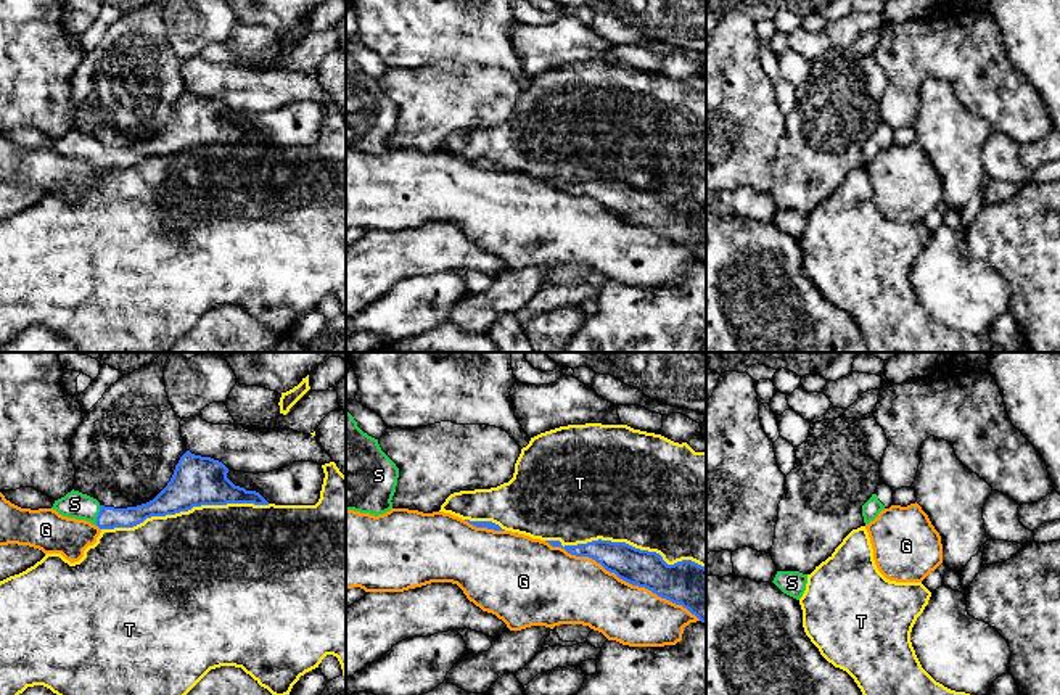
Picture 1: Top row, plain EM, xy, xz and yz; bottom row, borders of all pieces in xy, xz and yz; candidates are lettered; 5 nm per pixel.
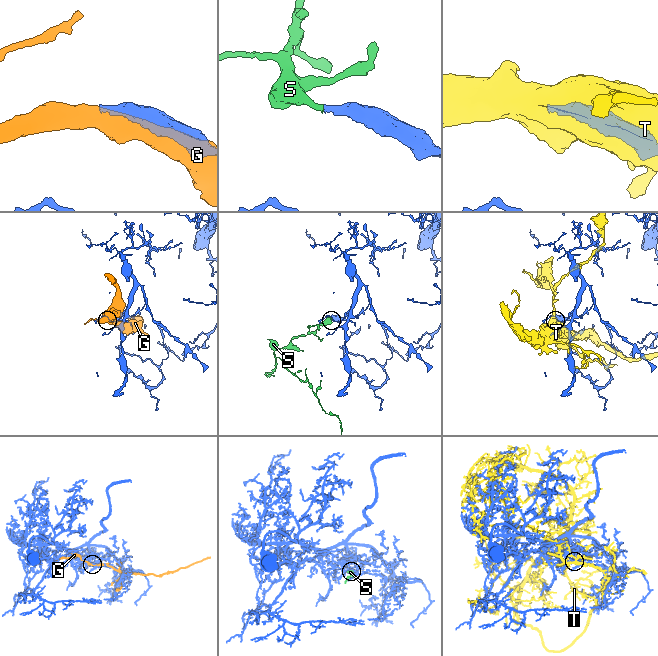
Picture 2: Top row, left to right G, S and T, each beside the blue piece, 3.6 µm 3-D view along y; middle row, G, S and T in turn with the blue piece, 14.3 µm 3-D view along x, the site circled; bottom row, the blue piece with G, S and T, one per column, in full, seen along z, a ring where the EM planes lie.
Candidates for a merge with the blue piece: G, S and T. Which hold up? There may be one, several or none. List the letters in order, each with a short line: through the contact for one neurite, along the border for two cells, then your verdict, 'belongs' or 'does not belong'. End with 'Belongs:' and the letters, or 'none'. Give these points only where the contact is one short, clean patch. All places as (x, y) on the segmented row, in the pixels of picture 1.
G: does not belong
S: line xy (108, 518), (98, 515), (74, 504); belongs
T: does not belong
Belongs: S

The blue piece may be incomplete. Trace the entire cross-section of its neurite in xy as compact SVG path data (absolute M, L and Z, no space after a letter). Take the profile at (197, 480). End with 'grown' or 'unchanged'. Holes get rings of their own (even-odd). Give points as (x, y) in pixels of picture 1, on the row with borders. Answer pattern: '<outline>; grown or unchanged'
M187 450L167 486L146 504L127 508L105 507L97 499L72 489L55 500L51 508L63 516L90 521L100 529L114 529L134 528L146 518L175 515L201 505L269 505L259 492L235 486L227 473L228 468L222 462Z; grown

